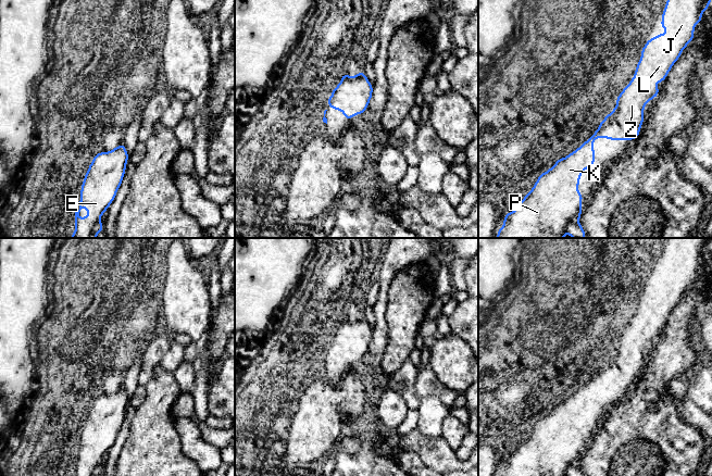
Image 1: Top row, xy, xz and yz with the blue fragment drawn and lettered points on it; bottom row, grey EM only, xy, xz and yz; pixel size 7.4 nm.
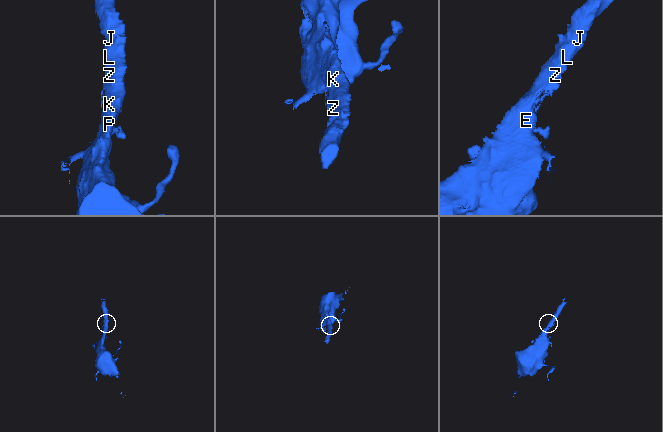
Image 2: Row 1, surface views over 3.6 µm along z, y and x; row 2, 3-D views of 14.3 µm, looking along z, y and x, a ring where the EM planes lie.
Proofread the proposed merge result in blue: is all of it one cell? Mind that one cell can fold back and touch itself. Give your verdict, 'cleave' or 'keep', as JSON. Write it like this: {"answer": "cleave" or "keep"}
{"answer": "keep"}

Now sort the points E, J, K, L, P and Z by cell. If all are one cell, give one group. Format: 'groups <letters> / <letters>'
groups E J K L P Z

